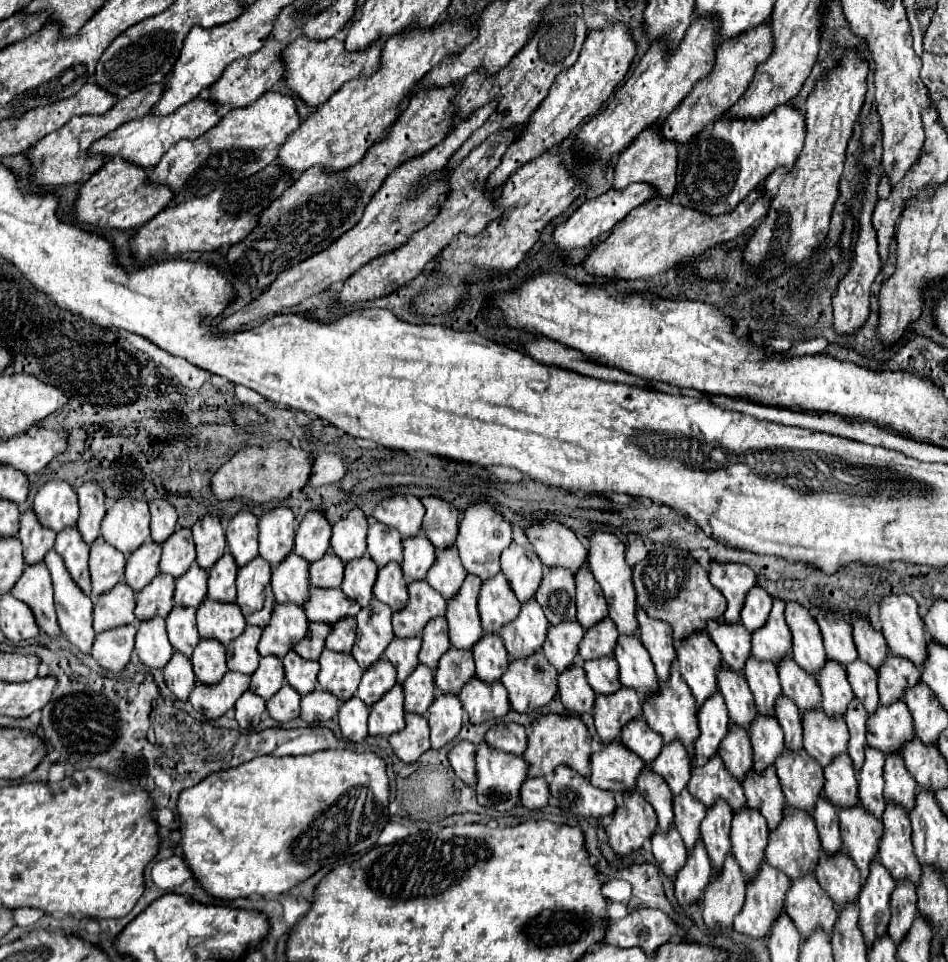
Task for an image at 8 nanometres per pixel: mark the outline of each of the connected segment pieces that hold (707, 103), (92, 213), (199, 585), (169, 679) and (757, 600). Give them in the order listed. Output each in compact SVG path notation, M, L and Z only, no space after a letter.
M762 23L758 25L758 29L750 29L746 33L740 33L738 37L722 41L716 49L716 63L712 71L702 81L698 81L698 85L694 85L694 89L688 93L688 97L664 119L662 135L666 139L686 143L694 133L700 133L706 125L722 117L744 95L756 73L756 67L764 63L772 51L774 51L774 37L770 23Z
M112 157L102 169L98 169L80 189L80 197L74 209L74 217L80 223L90 223L98 227L116 227L116 229L132 229L142 227L152 217L156 217L168 203L174 199L174 193L168 185L160 185L148 181L146 169L138 169L138 165Z
M194 563L182 577L176 579L176 591L174 591L176 605L198 607L206 599L206 581L208 573Z
M174 651L172 659L164 667L164 681L166 681L168 689L180 701L186 701L190 695L190 689L194 689L194 685L196 685L196 677L194 677L190 659L186 655Z
M754 585L746 595L746 601L744 601L744 607L740 613L740 621L752 633L762 623L766 623L770 609L772 609L772 597L768 595L768 591L764 587Z

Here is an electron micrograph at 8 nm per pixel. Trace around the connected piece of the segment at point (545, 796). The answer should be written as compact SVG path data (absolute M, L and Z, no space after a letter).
M526 777L522 787L520 787L520 801L528 809L542 809L548 805L550 791L548 791L548 781L542 777Z

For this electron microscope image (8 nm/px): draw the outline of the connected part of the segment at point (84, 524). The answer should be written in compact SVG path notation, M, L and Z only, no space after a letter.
M84 483L76 489L78 493L78 499L80 499L80 517L78 517L78 531L80 535L84 537L84 541L88 545L92 545L92 541L100 535L100 523L102 523L102 517L106 513L106 507L104 507L104 491L98 483Z

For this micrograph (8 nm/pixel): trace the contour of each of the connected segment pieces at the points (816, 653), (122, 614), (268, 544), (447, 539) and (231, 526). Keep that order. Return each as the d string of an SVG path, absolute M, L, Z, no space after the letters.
M788 601L786 603L786 623L792 631L794 661L808 673L816 673L826 661L824 643L822 643L822 635L820 635L816 619L804 605L796 601Z
M120 581L108 593L96 597L94 605L94 631L102 633L120 625L134 623L134 591Z
M286 505L274 507L260 517L260 555L270 563L270 567L278 565L278 561L282 561L292 551L294 533L294 513Z
M434 495L422 497L422 503L426 507L422 529L430 543L436 549L454 545L454 537L458 533L458 509L452 503Z
M238 511L226 527L228 549L236 559L236 565L242 567L254 557L258 557L258 519L252 511Z

